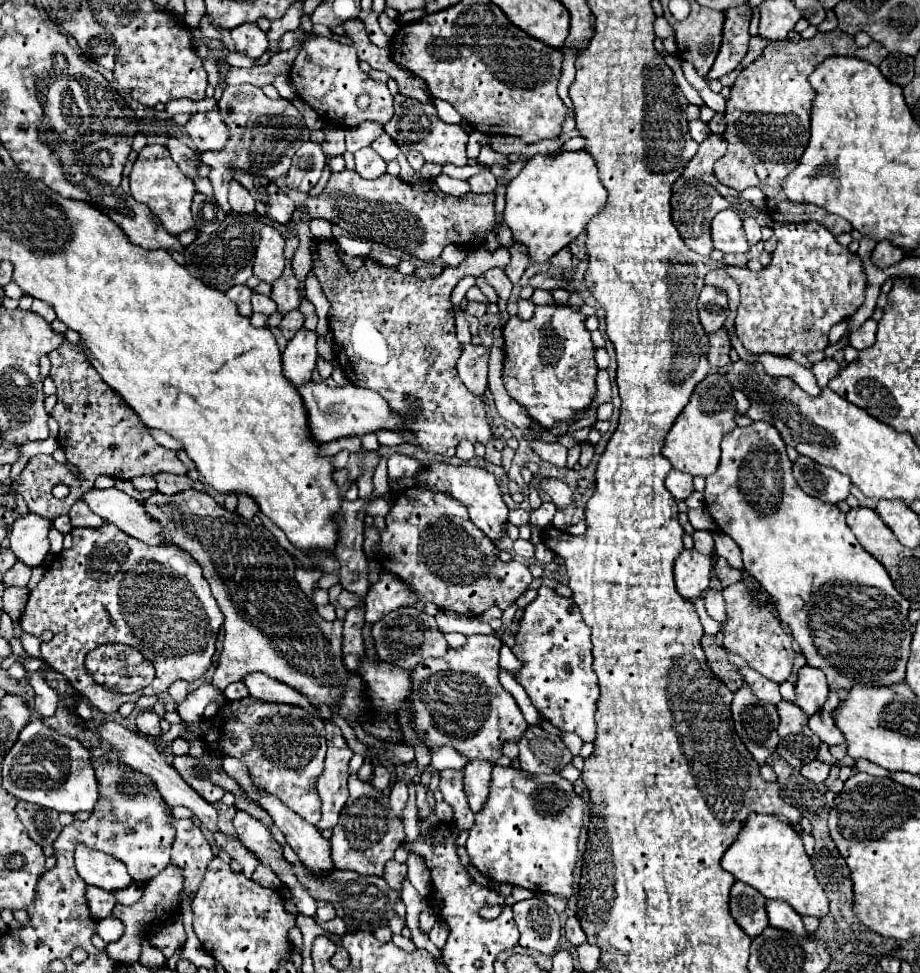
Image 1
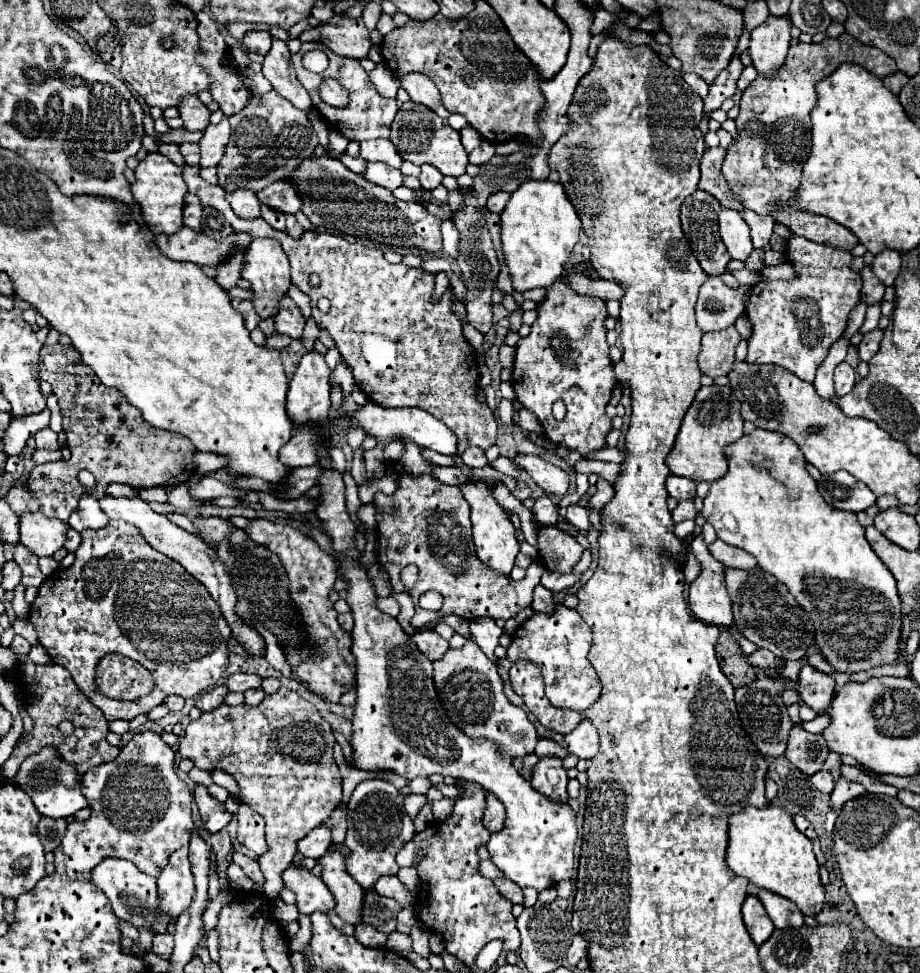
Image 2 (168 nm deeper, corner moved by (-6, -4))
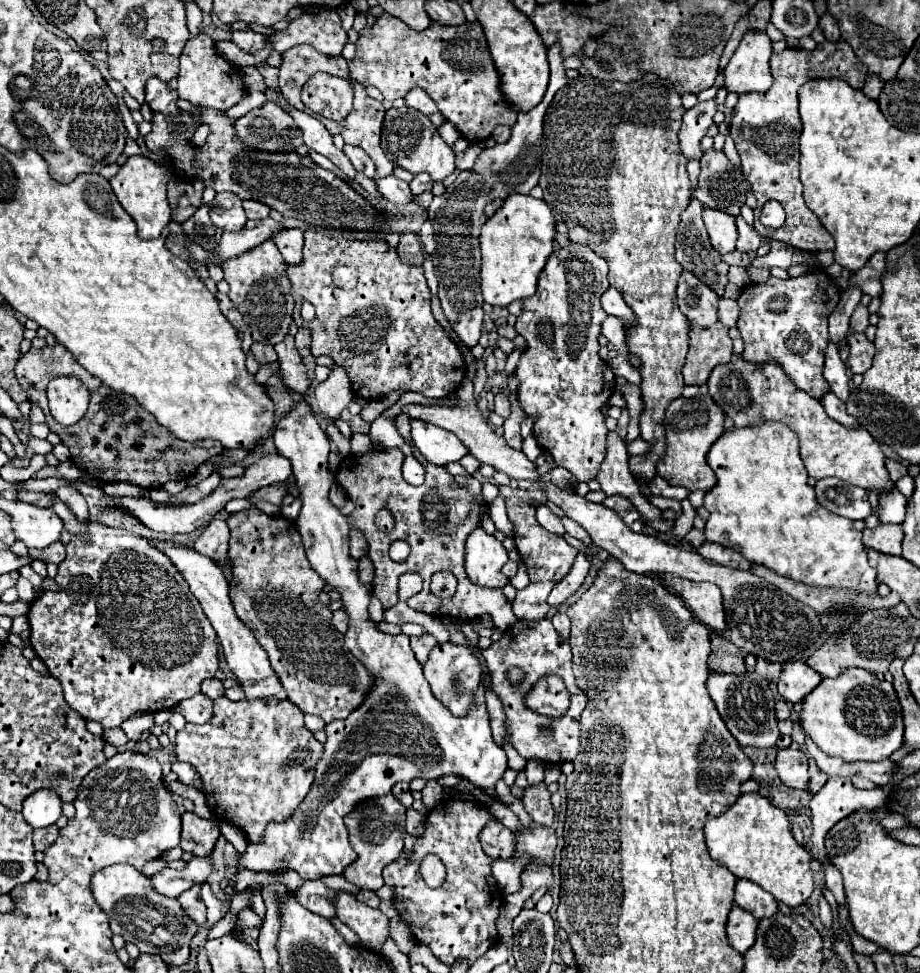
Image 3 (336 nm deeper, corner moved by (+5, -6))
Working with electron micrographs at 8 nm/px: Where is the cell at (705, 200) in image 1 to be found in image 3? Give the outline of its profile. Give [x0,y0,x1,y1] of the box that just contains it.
[676,198,728,296]

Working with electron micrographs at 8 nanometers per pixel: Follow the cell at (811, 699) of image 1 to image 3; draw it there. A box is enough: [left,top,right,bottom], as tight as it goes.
[778,662,822,704]

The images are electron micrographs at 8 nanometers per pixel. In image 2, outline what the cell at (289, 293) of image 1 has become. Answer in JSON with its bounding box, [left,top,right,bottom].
[273,296,305,340]

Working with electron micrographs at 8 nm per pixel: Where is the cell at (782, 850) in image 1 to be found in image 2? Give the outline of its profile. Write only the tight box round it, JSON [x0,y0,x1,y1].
[727,804,825,916]

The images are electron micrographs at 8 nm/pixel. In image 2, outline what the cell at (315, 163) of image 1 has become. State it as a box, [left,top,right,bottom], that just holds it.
[257,180,301,214]

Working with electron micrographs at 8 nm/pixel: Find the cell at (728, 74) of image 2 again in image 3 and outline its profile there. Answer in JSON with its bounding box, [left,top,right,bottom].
[678,100,716,160]

